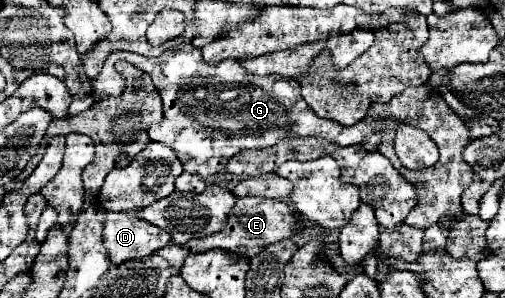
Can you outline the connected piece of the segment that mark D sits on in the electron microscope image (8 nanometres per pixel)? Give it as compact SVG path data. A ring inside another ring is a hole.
M107 213L103 243L113 263L147 257L171 243L171 235L127 213Z

